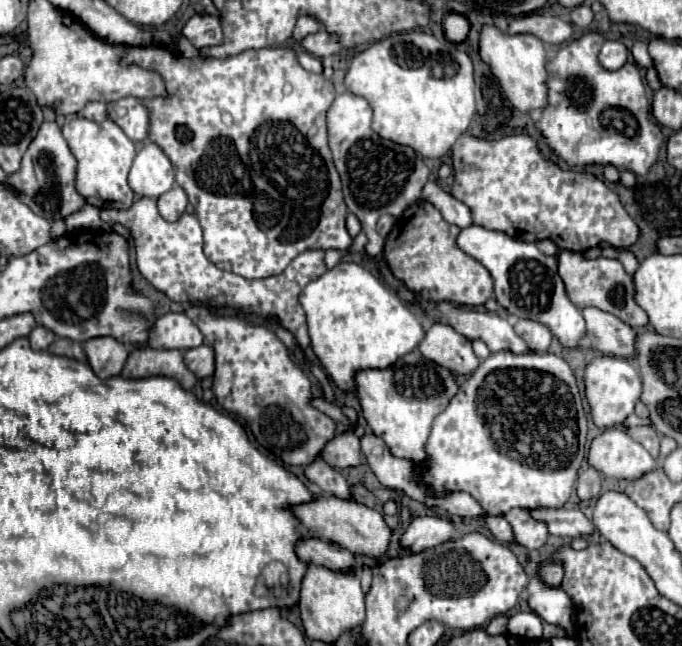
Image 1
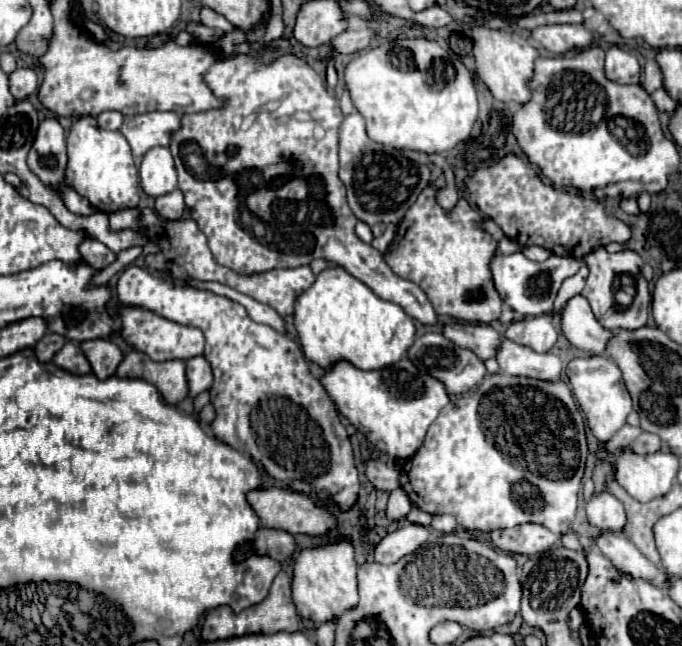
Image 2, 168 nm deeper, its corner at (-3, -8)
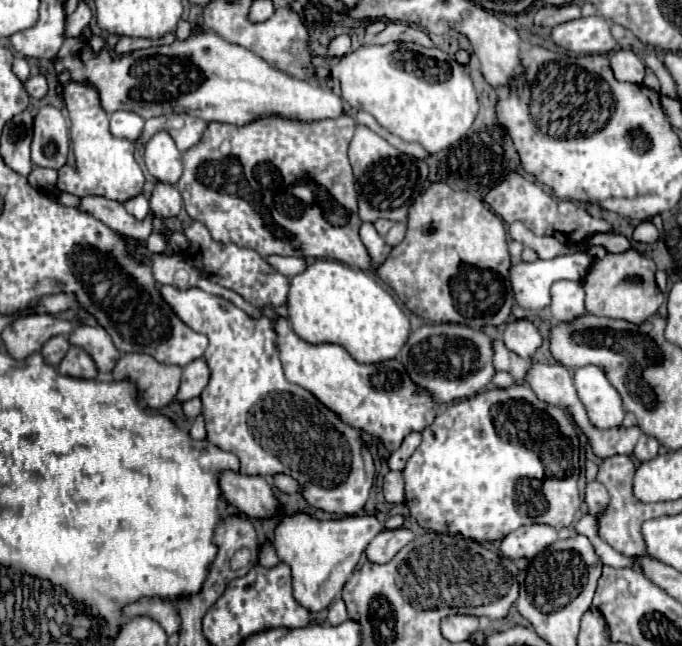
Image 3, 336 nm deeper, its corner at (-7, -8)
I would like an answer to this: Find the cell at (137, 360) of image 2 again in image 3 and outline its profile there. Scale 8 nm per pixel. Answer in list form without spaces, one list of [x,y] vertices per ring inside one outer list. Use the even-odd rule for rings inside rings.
[[[124,354],[112,370],[112,378],[134,382],[142,404],[160,410],[176,398],[182,368],[160,364],[148,354]]]

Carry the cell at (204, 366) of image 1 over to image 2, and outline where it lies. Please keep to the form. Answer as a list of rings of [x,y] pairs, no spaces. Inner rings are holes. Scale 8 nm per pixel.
[[[196,356],[186,362],[186,378],[188,378],[188,394],[192,398],[212,386],[212,368],[204,356]]]

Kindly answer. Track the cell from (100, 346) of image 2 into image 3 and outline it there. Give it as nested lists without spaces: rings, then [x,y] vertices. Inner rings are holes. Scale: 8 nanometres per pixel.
[[[80,326],[72,336],[70,342],[74,346],[84,348],[96,362],[98,370],[104,374],[110,374],[120,358],[118,348],[114,346],[110,334],[104,328],[92,328],[92,326]]]

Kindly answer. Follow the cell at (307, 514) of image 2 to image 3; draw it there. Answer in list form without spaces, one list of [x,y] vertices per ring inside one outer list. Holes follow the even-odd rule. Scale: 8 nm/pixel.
[[[222,472],[220,488],[222,488],[222,494],[228,498],[228,502],[234,504],[248,518],[276,518],[282,514],[280,500],[274,496],[272,486],[262,476],[244,476],[238,472]]]

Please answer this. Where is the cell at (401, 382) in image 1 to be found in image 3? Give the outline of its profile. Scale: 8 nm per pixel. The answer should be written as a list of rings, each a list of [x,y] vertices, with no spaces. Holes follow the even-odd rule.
[[[278,318],[274,328],[278,332],[278,350],[286,378],[312,392],[326,408],[338,414],[342,422],[380,438],[386,450],[398,450],[410,432],[422,432],[434,422],[440,404],[406,374],[406,368],[398,360],[358,364],[338,344],[314,346],[304,342],[284,318]]]

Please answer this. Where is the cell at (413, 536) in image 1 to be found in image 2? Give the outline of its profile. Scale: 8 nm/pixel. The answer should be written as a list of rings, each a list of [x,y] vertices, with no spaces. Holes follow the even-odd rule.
[[[408,524],[396,532],[386,534],[374,548],[374,560],[378,564],[394,564],[402,556],[412,554],[422,542],[428,540],[428,530],[418,524]]]

